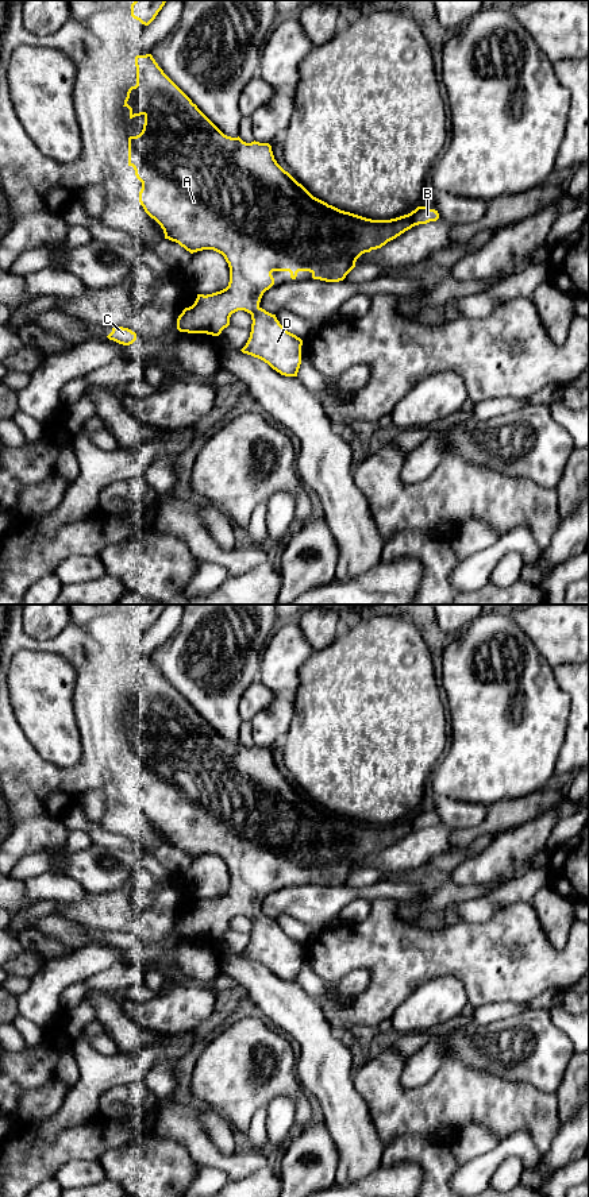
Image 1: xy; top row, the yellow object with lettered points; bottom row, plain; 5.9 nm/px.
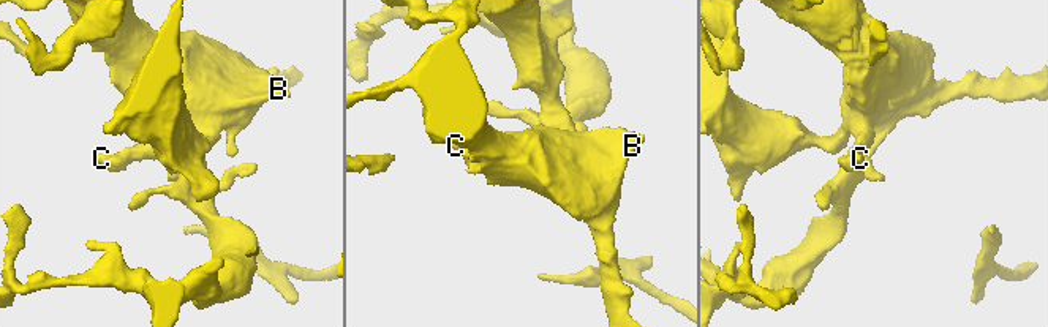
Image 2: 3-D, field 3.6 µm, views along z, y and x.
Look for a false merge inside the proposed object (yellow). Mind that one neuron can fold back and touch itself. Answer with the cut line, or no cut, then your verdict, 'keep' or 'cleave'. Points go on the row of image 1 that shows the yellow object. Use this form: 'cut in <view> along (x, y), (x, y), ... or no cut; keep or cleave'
no cut; keep

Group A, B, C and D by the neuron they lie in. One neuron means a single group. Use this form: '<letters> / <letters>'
A B C D

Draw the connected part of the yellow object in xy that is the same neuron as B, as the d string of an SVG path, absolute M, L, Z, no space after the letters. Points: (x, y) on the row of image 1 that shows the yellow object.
M151 54L136 55L135 66L136 85L128 89L123 107L130 109L130 119L145 116L142 132L128 138L128 166L134 167L142 182L139 202L161 225L165 239L178 243L190 254L213 250L224 256L230 267L228 286L212 294L197 294L195 304L178 316L177 329L219 336L230 325L231 314L245 310L251 314L253 324L250 337L240 351L263 360L281 375L297 377L303 340L288 332L276 314L259 306L263 293L274 285L272 273L289 271L290 278L296 279L299 271L309 271L313 279L343 281L362 254L381 248L415 225L436 221L438 211L417 206L396 219L372 220L328 205L313 197L277 163L269 143L246 143L239 136L224 135L163 73Z

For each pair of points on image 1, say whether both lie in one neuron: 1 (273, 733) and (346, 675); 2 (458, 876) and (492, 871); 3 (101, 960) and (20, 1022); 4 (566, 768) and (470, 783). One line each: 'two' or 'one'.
1: two
2: one
3: two
4: two

